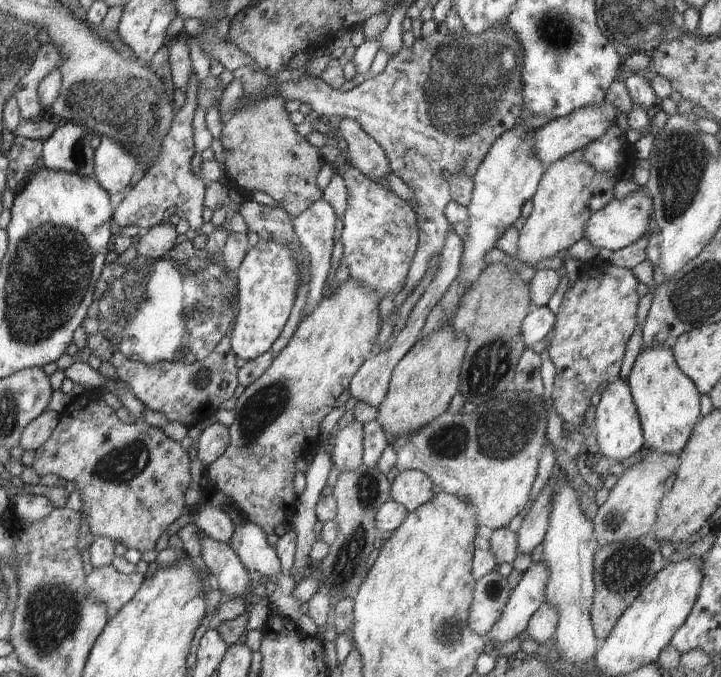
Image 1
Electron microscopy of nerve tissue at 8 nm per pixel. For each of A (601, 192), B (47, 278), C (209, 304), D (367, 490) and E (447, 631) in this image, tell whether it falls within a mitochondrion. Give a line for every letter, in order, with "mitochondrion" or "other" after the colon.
A: other
B: mitochondrion
C: mitochondrion
D: mitochondrion
E: mitochondrion

